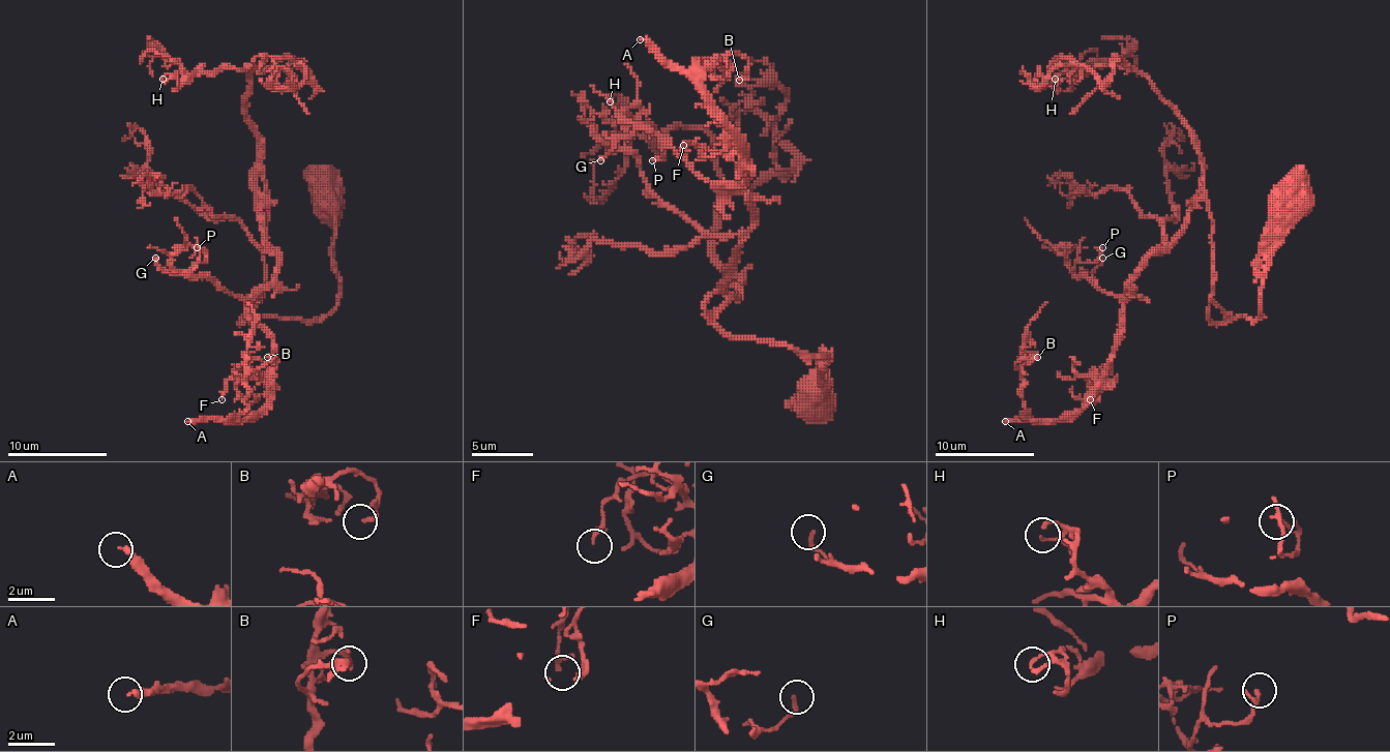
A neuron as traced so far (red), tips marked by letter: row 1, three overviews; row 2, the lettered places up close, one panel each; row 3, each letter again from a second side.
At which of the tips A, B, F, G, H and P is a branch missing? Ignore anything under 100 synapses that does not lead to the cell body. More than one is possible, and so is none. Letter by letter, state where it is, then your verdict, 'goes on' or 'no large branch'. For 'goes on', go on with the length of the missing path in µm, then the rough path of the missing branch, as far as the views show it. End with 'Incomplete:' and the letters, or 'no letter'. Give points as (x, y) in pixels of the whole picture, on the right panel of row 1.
A: place (1005, 421); goes on; missing 300 µm
B: place (1037, 357); no large branch
F: place (1090, 399); no large branch
G: place (1102, 258); no large branch
H: place (1055, 79); no large branch
P: place (1102, 247); no large branch
Incomplete: A

